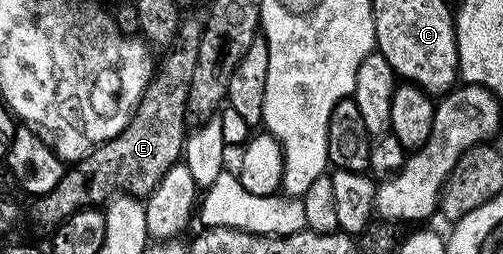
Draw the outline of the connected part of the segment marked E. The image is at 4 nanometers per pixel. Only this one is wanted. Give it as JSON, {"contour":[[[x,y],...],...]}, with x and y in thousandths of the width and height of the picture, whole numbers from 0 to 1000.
{"contour":[[[368,63],[358,91],[358,126],[346,173],[332,197],[326,244],[316,244],[314,268],[302,291],[302,323],[290,343],[282,390],[270,425],[270,449],[258,469],[252,500],[233,539],[219,547],[209,571],[193,579],[179,614],[165,634],[149,638],[129,677],[121,713],[105,748],[87,772],[74,772],[64,791],[64,854],[93,909],[109,906],[125,886],[131,858],[159,823],[199,815],[217,776],[233,752],[254,760],[262,776],[292,783],[316,713],[338,673],[342,650],[360,630],[366,598],[370,504],[366,508],[366,461],[376,457],[374,437],[374,331],[386,311],[386,264],[398,197],[398,142],[406,130],[400,71]]]}

